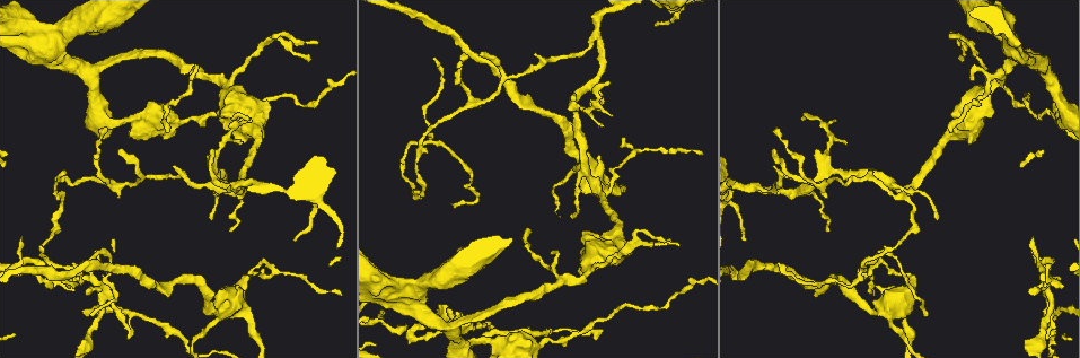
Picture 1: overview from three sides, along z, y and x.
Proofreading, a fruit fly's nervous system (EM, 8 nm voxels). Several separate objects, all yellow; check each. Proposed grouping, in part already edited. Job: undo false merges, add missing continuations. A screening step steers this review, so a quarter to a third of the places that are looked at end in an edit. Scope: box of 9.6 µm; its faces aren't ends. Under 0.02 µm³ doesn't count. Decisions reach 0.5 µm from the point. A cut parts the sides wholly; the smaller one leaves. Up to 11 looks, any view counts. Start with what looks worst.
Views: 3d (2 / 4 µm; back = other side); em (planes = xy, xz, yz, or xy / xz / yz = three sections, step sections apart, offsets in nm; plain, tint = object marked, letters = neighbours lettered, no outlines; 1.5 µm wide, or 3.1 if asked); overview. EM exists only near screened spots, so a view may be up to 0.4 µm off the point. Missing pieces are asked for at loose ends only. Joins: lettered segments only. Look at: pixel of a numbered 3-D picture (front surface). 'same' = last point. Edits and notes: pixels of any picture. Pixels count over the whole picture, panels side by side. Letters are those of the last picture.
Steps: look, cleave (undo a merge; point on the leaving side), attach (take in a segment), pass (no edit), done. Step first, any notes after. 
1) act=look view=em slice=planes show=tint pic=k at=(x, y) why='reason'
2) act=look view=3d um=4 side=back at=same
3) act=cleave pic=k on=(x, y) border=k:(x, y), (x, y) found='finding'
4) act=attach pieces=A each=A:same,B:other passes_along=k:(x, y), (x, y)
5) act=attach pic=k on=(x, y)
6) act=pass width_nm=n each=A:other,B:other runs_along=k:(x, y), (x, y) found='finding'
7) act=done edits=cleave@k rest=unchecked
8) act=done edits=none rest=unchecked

act=look view=em slice=planes show=letters pic=1 at=(1030, 252) why='free end'

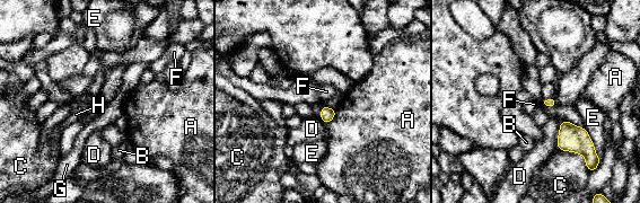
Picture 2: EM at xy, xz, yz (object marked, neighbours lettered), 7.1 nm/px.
act=pass each=A:other,B:other,C:other,D:other,E:other,F:other,G:other,H:other found='none of them fits'

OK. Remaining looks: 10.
act=look view=3d um=2 pic=1 at=(898, 330) why='sudden change in width'

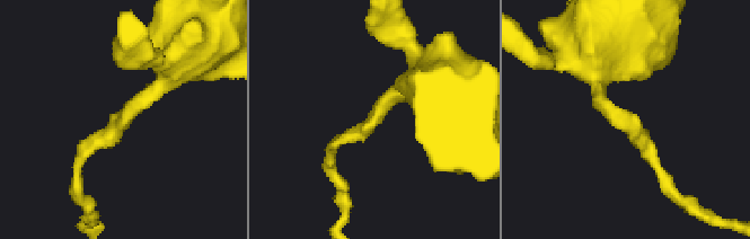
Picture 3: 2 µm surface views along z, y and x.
act=look view=em slice=planes show=letters pic=3 at=(118, 125) why='need the tissue'

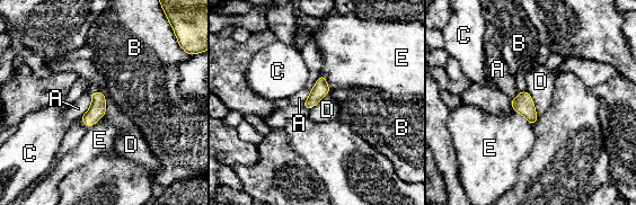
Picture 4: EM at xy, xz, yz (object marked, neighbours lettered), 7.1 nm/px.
act=pass each=A:other,B:other,C:other,D:other,E:other found='one neuron here'

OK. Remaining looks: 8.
act=look view=em slice=xy step=8 show=plain pic=1 at=(128, 339) why='an open end'

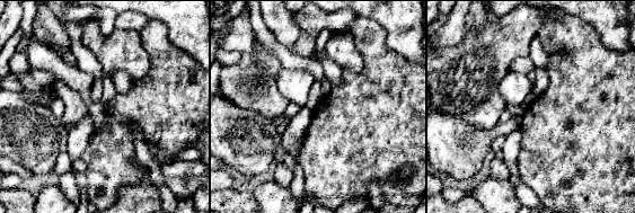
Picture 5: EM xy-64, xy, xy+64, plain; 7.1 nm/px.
act=look view=em slice=xy step=8 show=letters at=same why='see the neighbours'

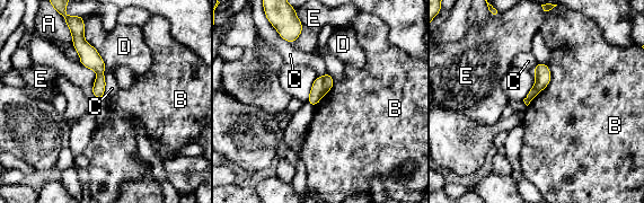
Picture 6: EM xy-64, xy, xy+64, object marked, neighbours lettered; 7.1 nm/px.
act=cleave pic=6 on=(328, 82) each=A:other,B:other,C:other,D:other,E:other border=6:(320, 77), (326, 91) found='two neurons meet here'

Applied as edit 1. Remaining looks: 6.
act=look view=overview

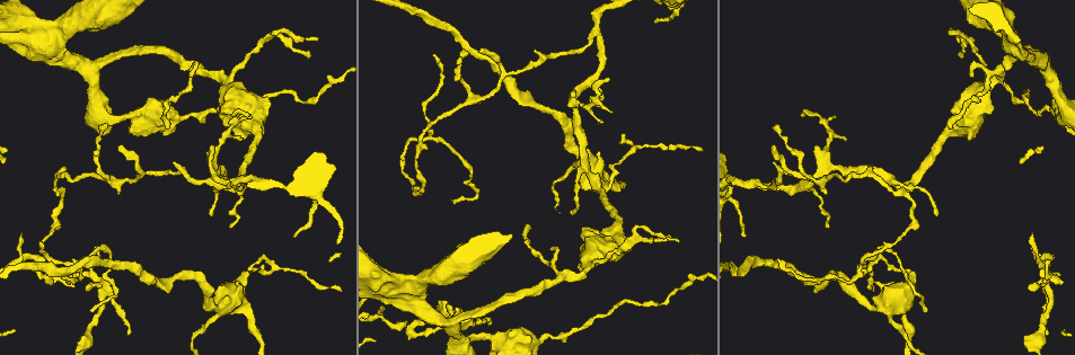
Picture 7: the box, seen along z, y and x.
act=look view=em slice=planes show=plain pic=7 at=(145, 172) why='branch point'

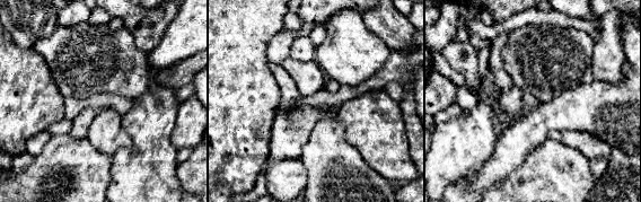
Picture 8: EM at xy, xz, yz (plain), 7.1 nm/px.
act=look view=em slice=planes show=letters at=same

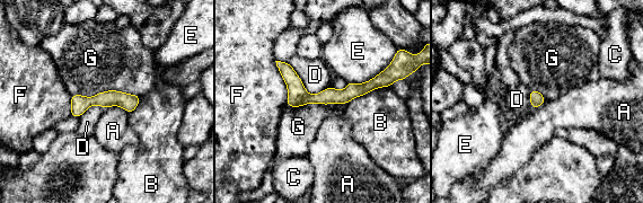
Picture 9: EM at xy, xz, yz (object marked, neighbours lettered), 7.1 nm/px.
act=pass each=A:other,B:other,C:other,D:other,E:other,F:other,G:other border=9:(139, 95), (104, 90), (71, 96) found='all the same neuron'

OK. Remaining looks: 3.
act=done edits=cleave@6 rest=unchecked

